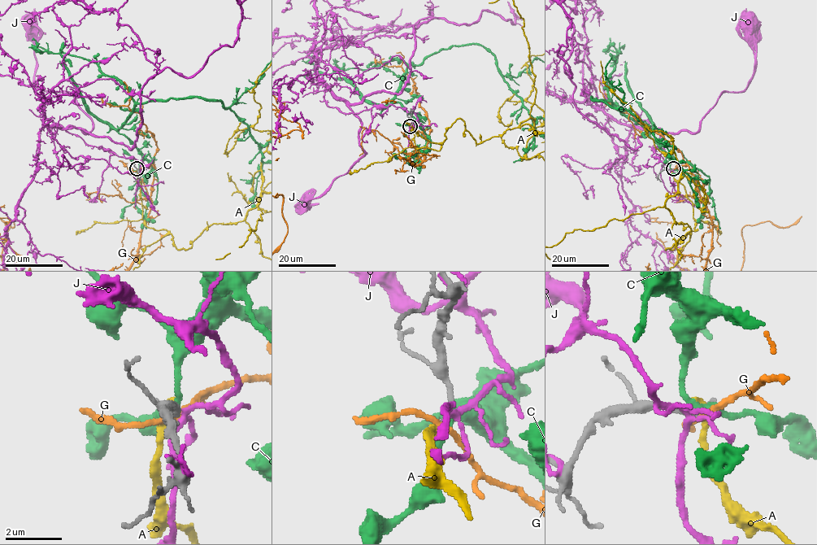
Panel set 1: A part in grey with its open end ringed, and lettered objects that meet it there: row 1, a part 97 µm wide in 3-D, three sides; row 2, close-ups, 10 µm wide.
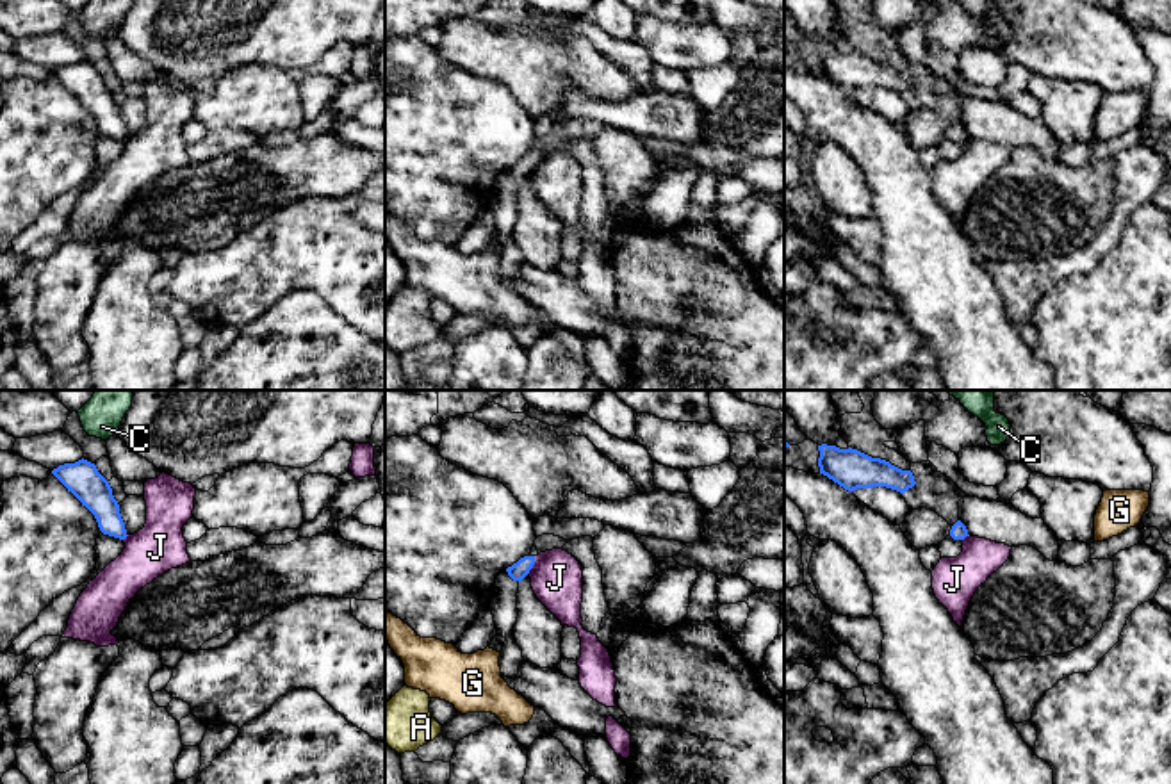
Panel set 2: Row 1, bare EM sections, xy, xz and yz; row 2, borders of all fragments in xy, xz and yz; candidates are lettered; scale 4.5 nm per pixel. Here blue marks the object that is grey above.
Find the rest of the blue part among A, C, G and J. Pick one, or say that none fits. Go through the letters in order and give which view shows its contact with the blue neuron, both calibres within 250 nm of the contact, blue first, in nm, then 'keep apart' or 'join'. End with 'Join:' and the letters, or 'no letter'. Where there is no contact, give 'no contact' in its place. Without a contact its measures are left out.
A: no contact; keep apart
C: no contact; keep apart
G: no contact; keep apart
J: meets blue in xz; 80 nm thick on the blue side, 240 nm on the other; keep apart
Join: no letter

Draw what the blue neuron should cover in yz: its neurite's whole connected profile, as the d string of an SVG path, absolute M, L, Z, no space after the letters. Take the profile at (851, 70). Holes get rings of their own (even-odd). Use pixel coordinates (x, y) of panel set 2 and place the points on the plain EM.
M822 45L818 52L820 75L848 93L886 87L904 94L916 86L911 71L902 71L886 61L872 59L857 50Z

